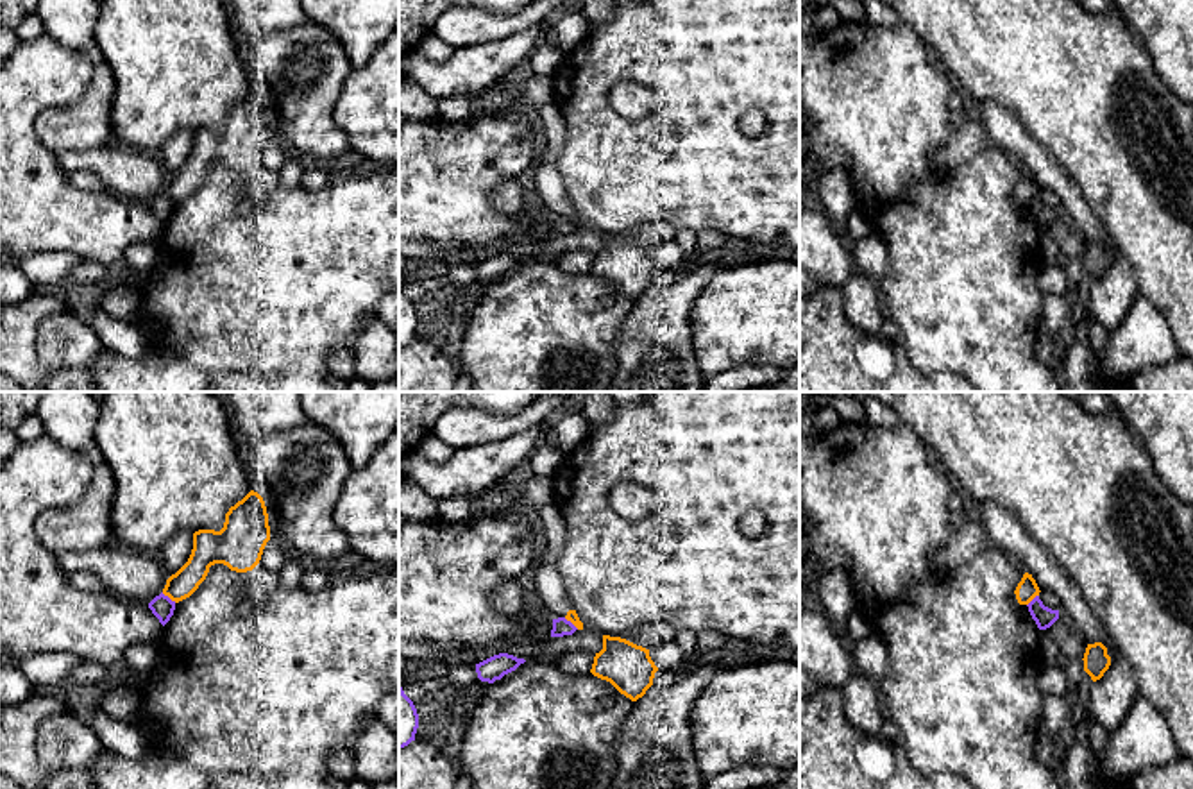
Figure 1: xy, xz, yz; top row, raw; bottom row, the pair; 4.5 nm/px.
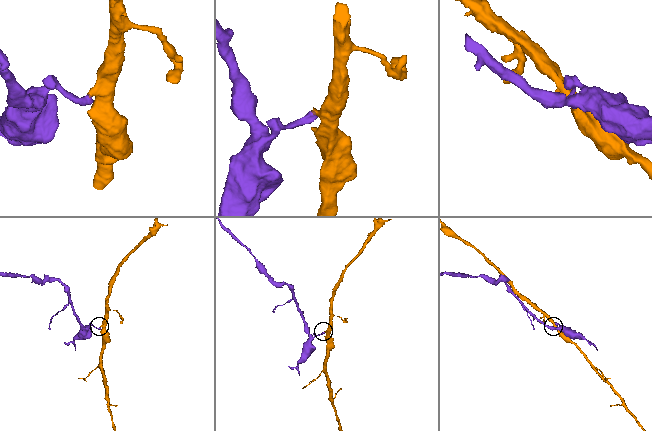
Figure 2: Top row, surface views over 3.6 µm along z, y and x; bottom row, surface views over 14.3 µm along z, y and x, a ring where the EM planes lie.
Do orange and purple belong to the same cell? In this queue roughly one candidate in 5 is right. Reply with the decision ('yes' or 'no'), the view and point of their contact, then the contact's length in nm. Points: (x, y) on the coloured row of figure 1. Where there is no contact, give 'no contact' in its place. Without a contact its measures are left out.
no | xy (169, 596) | 80 nm

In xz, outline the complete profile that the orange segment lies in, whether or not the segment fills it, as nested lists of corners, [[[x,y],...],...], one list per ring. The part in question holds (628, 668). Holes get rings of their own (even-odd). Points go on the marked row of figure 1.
[[[603,635],[603,649],[596,653],[590,669],[594,676],[610,682],[631,701],[646,694],[656,671],[649,649],[610,635]]]

